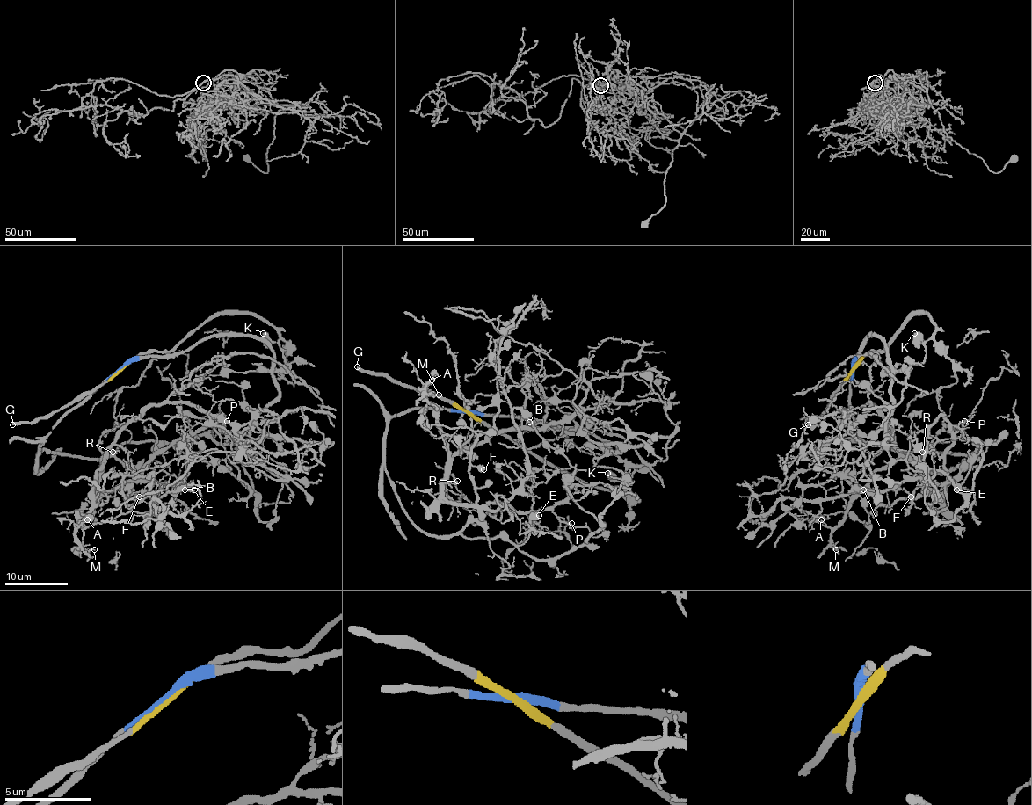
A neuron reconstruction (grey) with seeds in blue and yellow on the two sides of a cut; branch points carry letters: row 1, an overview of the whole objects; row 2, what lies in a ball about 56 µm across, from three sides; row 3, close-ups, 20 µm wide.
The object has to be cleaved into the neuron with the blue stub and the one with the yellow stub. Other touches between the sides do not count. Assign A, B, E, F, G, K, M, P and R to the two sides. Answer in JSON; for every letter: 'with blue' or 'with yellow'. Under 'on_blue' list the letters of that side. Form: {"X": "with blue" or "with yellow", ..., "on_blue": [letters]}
{"A": "with blue", "B": "with blue", "E": "with blue", "F": "with blue", "G": "with yellow", "K": "with yellow", "M": "with blue", "P": "with blue", "R": "with blue", "on_blue": ["A", "B", "E", "F", "M", "P", "R"]}

